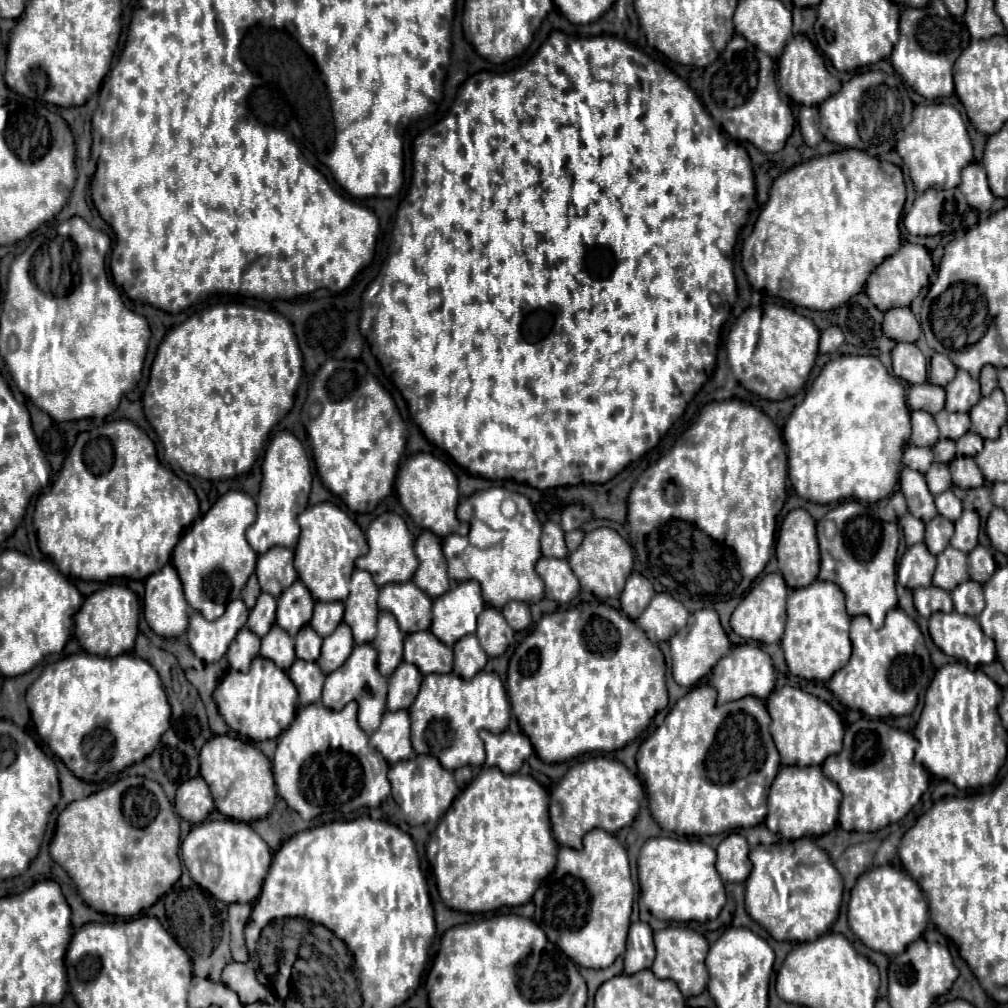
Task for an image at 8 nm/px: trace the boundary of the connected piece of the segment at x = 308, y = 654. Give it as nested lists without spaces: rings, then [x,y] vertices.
[[[304,626],[294,638],[294,652],[296,658],[300,660],[316,662],[320,656],[320,646],[322,646],[322,638],[312,630],[312,626]]]

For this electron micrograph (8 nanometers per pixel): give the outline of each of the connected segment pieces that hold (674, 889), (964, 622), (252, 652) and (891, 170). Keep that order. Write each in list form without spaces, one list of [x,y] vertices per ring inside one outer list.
[[[650,838],[638,856],[640,894],[648,910],[660,920],[708,922],[726,904],[724,882],[716,870],[716,852],[704,842],[680,842],[674,838]]]
[[[934,612],[929,619],[929,634],[934,644],[956,660],[972,666],[992,664],[996,660],[994,640],[982,634],[978,620],[958,612]]]
[[[242,628],[238,632],[238,638],[234,638],[234,642],[230,644],[230,650],[226,654],[230,668],[248,670],[250,662],[260,654],[258,646],[260,646],[260,638],[254,632],[250,632],[248,628]]]
[[[842,150],[842,152],[834,152],[834,154],[826,154],[826,156],[818,156],[812,158],[808,162],[802,162],[794,168],[790,168],[788,172],[780,174],[772,188],[770,188],[770,198],[764,206],[764,210],[760,212],[752,234],[744,240],[742,246],[742,268],[750,280],[752,288],[768,292],[770,296],[778,296],[786,302],[792,302],[796,306],[802,308],[810,308],[810,310],[832,310],[838,308],[842,304],[846,304],[854,294],[860,294],[864,290],[866,278],[890,256],[894,254],[894,250],[901,247],[901,235],[898,230],[898,222],[902,217],[902,208],[906,202],[906,186],[904,186],[904,178],[902,178],[902,170],[890,162],[882,162],[870,154],[862,154],[862,150]]]

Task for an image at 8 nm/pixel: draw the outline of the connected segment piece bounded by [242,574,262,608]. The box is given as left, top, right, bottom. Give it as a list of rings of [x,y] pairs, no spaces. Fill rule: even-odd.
[[[252,574],[250,580],[248,580],[248,584],[246,584],[244,590],[242,590],[242,600],[246,602],[248,608],[254,606],[254,602],[258,600],[258,594],[260,594],[260,592],[262,592],[262,590],[260,590],[260,586],[258,586],[258,580],[256,580],[256,576]]]

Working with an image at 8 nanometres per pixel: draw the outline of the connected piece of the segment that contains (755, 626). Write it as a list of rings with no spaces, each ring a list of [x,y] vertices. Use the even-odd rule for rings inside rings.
[[[778,572],[766,574],[732,612],[732,618],[730,618],[732,630],[746,640],[756,640],[762,644],[780,642],[784,634],[784,624],[786,624],[786,596],[788,596],[788,586],[784,578]]]

